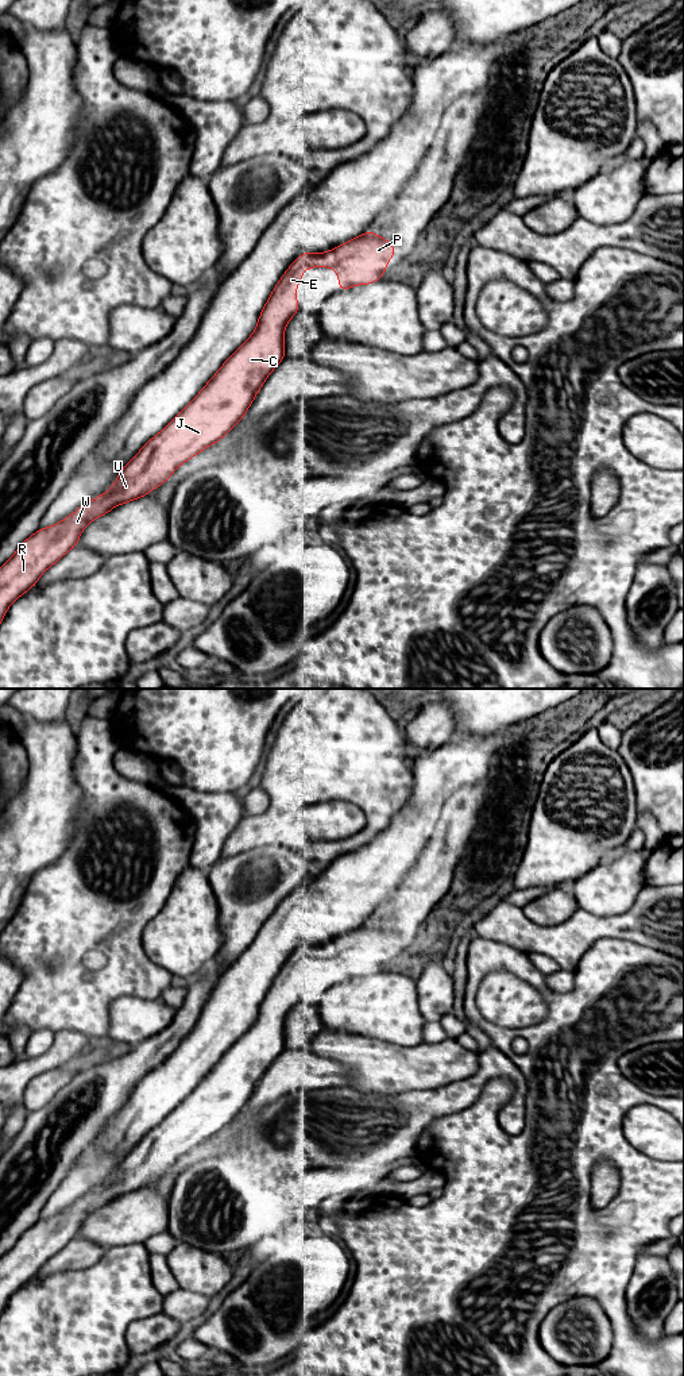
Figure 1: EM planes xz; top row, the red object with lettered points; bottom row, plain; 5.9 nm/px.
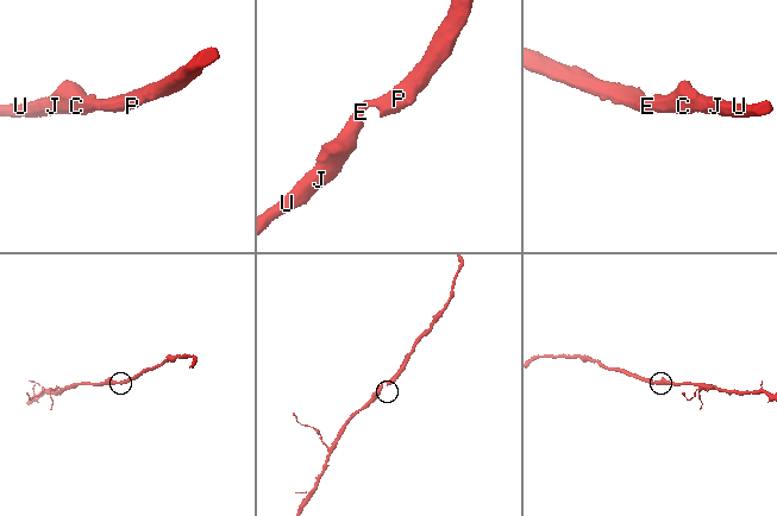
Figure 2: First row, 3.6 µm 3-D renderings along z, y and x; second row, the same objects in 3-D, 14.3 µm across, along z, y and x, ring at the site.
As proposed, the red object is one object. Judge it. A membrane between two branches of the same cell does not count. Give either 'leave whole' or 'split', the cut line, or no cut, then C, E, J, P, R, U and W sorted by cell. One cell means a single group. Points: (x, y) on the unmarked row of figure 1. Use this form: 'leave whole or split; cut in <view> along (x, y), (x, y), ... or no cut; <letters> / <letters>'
leave whole; no cut; C E J P R U W

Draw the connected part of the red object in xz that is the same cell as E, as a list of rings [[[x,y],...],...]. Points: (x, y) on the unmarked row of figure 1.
[[[370,922],[333,941],[317,945],[302,944],[285,963],[275,976],[260,1003],[252,1026],[243,1034],[209,1071],[201,1083],[185,1098],[158,1126],[151,1129],[142,1141],[119,1164],[112,1179],[98,1188],[80,1198],[73,1206],[49,1219],[39,1219],[26,1230],[18,1242],[0,1259],[0,1315],[7,1300],[26,1283],[35,1277],[39,1268],[55,1256],[66,1244],[78,1236],[85,1218],[97,1209],[107,1206],[116,1196],[148,1187],[151,1180],[159,1179],[171,1165],[196,1145],[217,1134],[247,1105],[259,1080],[271,1063],[285,1048],[285,1018],[300,1003],[295,982],[308,959],[333,959],[339,967],[339,983],[353,976],[368,976],[380,971],[390,959],[386,952],[394,952],[394,934]]]

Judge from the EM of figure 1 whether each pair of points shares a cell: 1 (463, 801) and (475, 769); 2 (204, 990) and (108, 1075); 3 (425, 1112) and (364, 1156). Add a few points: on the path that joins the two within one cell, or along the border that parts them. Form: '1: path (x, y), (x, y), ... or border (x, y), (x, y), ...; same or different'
1: border (478, 781), (464, 785), (453, 793); different
2: path (186, 1017), (157, 1049), (135, 1062); same
3: path (410, 1113), (379, 1141); same

